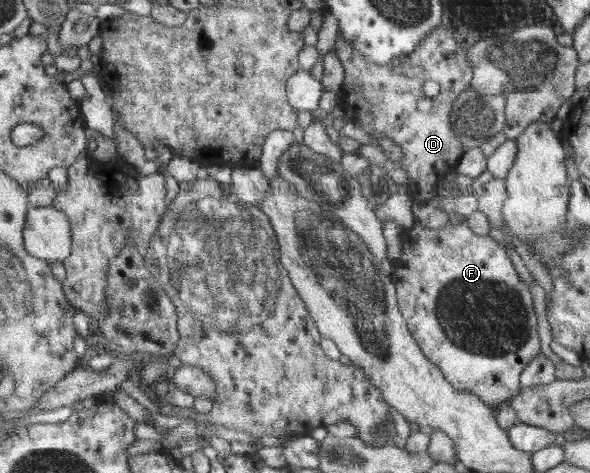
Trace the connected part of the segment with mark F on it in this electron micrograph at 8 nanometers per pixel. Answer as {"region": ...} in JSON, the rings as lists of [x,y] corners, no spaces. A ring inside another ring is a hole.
{"region":[[[417,221],[416,228],[404,233],[404,257],[400,257],[398,261],[393,262],[393,265],[396,269],[392,277],[397,285],[399,307],[404,317],[407,318],[411,335],[419,343],[422,351],[436,365],[439,365],[448,381],[452,382],[452,385],[455,385],[459,390],[475,393],[476,396],[494,408],[504,406],[510,399],[518,396],[523,390],[521,387],[522,372],[528,367],[528,364],[532,363],[532,360],[536,359],[536,356],[542,354],[540,352],[542,351],[542,341],[540,341],[540,333],[538,333],[538,313],[536,313],[536,307],[534,307],[534,297],[532,297],[530,285],[520,279],[518,271],[514,269],[512,257],[508,255],[503,242],[492,240],[490,236],[477,234],[466,221],[459,224],[448,222],[440,229],[429,229]]]}

